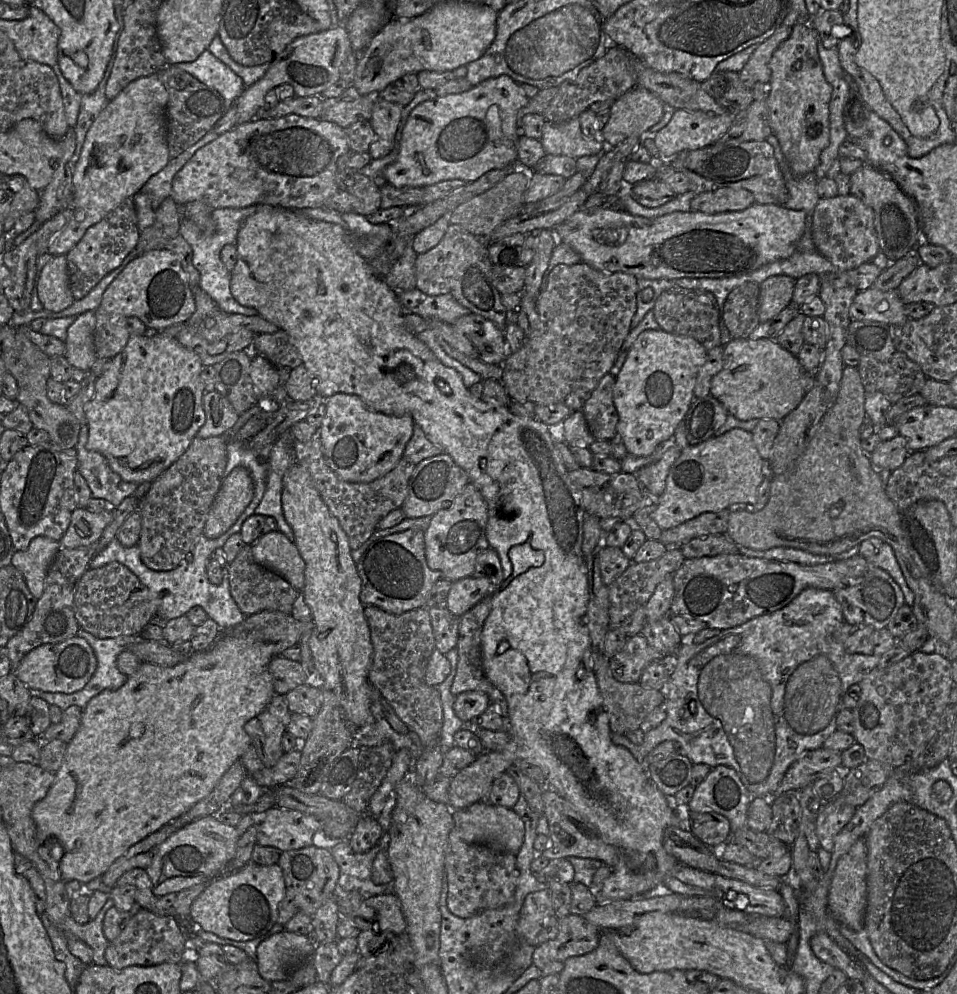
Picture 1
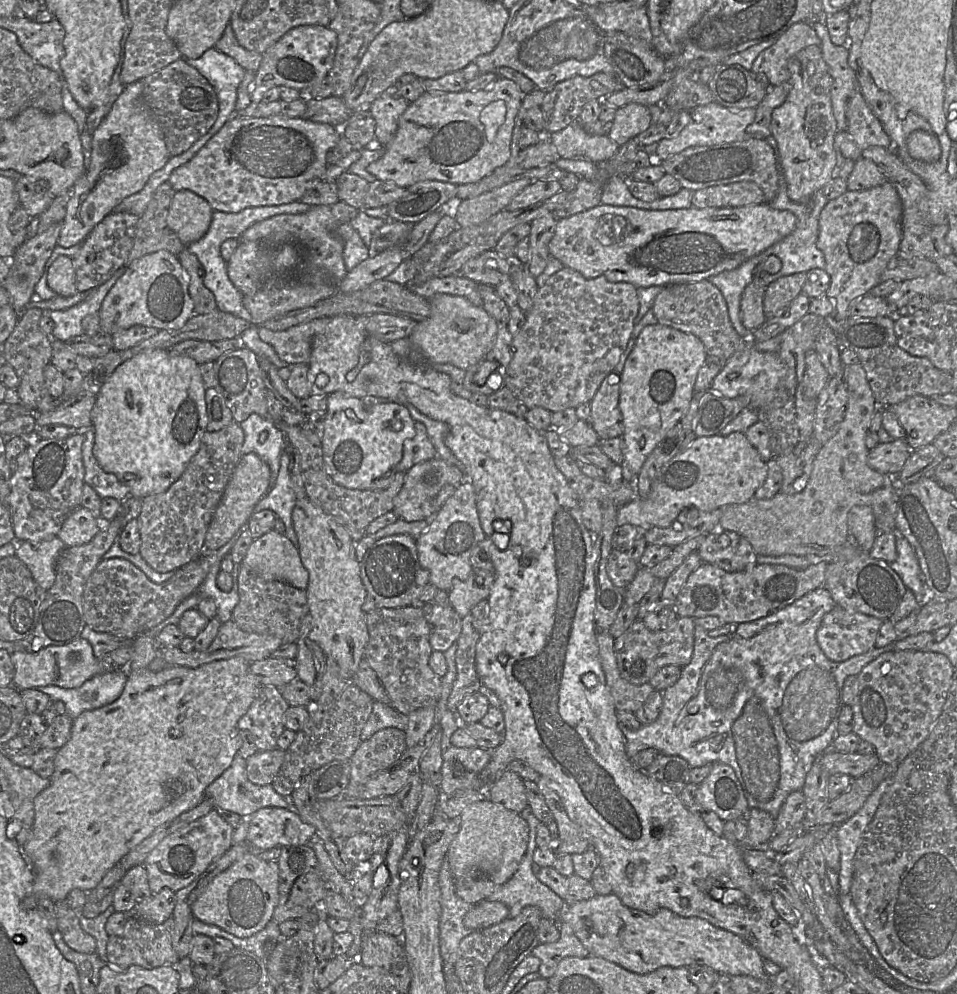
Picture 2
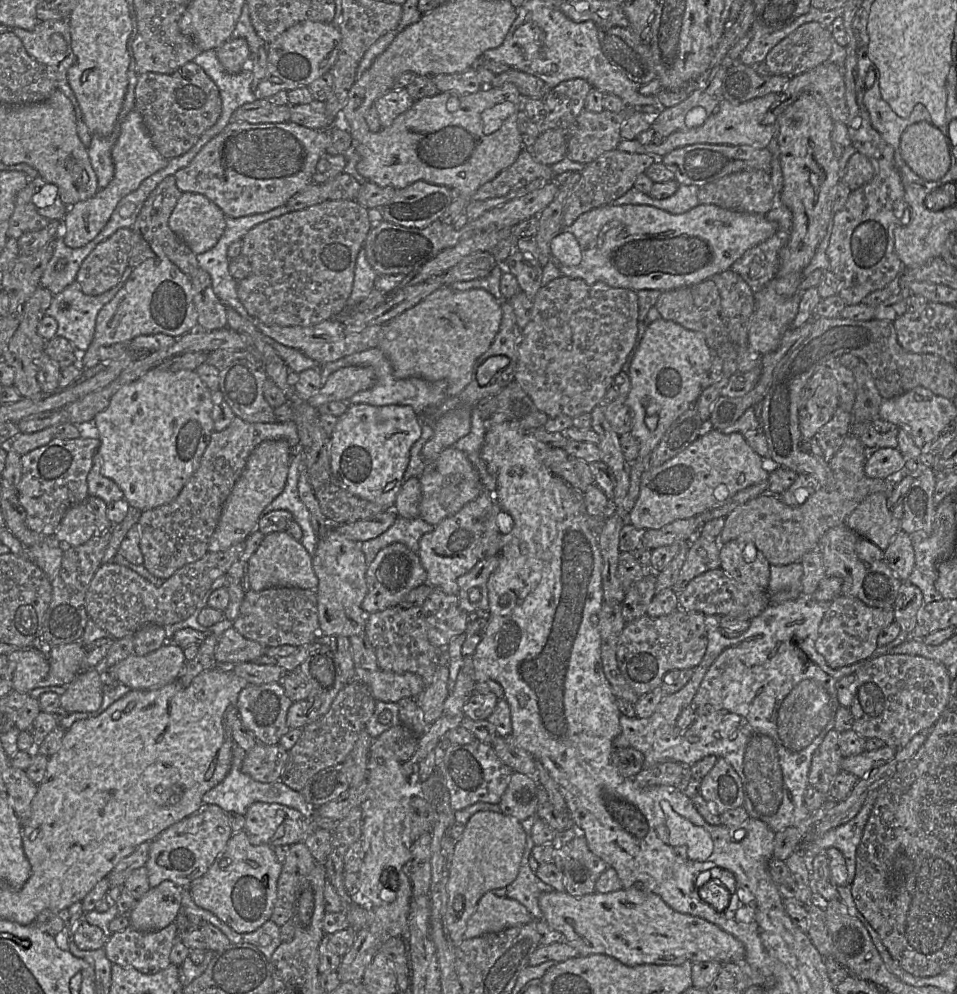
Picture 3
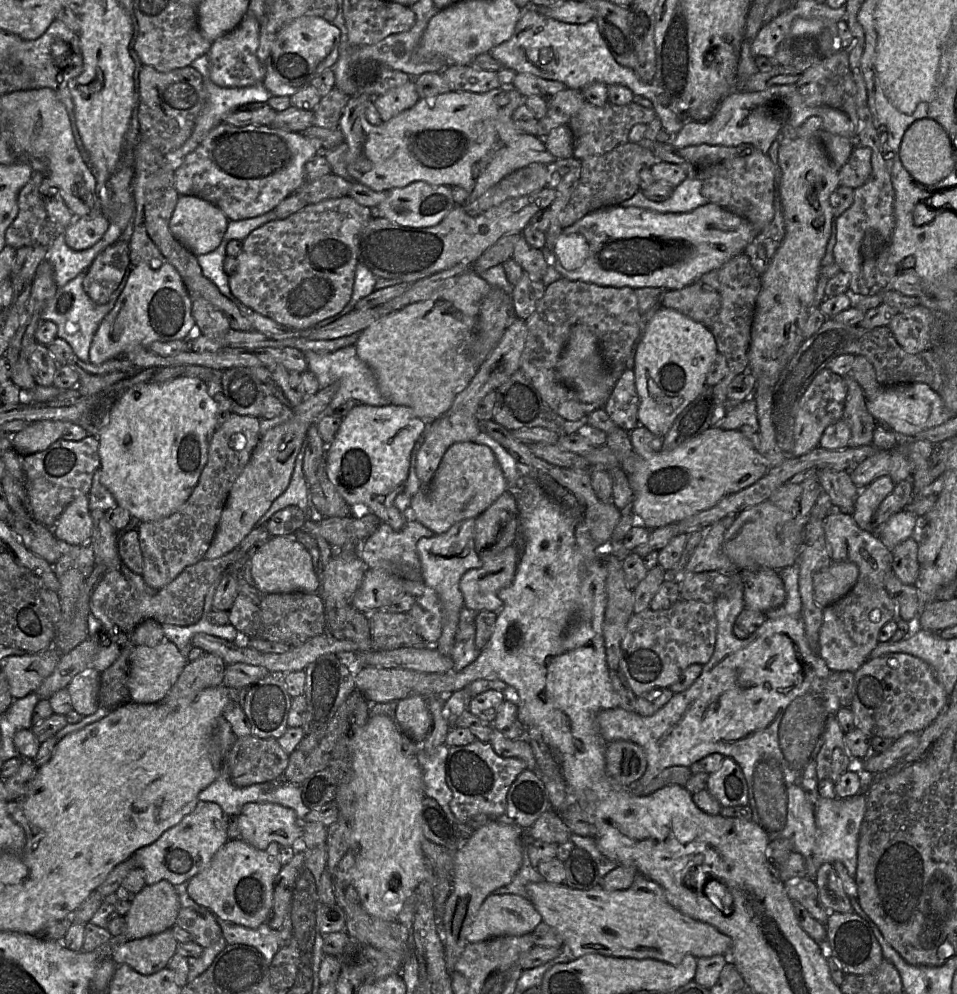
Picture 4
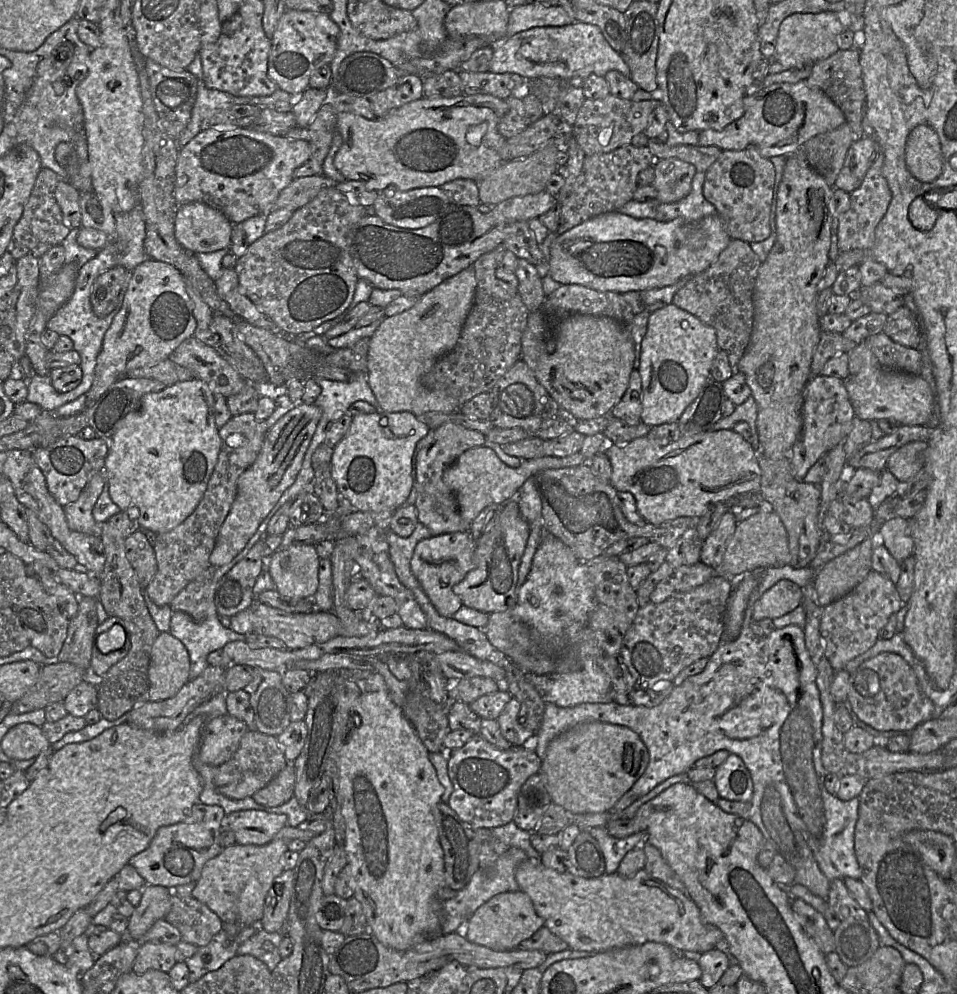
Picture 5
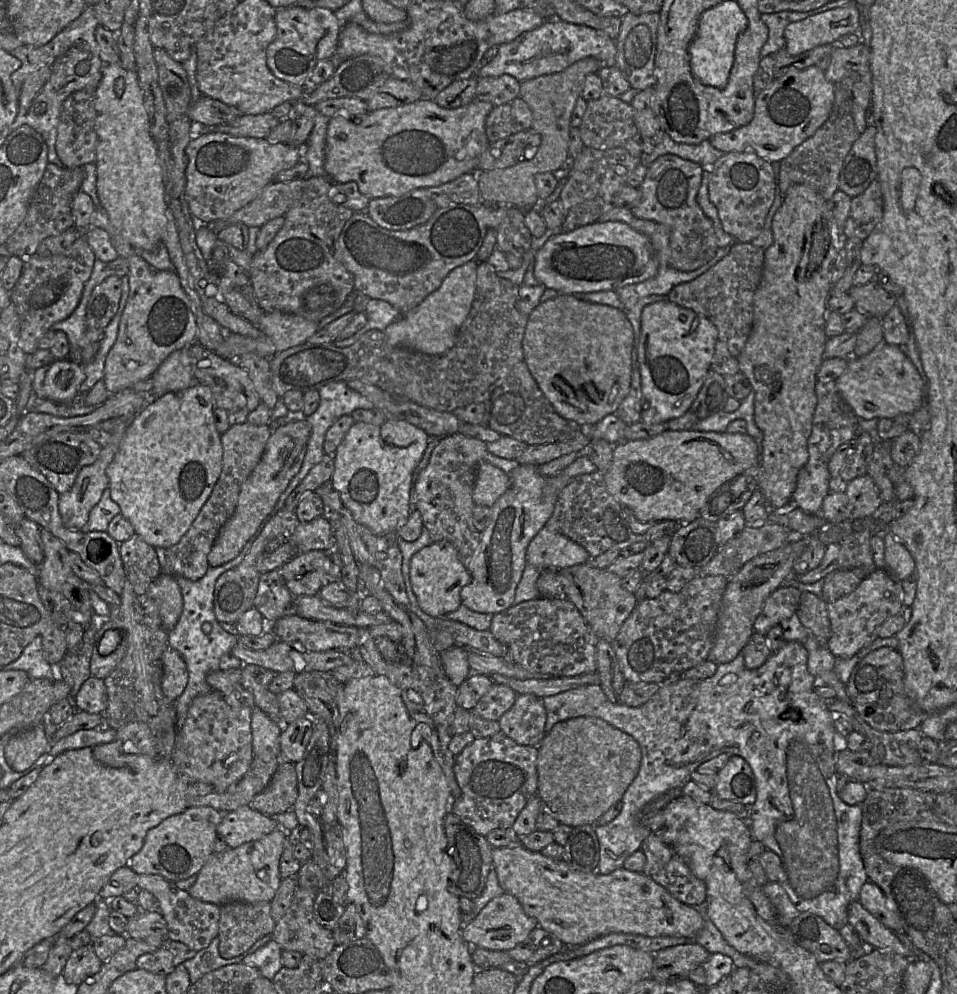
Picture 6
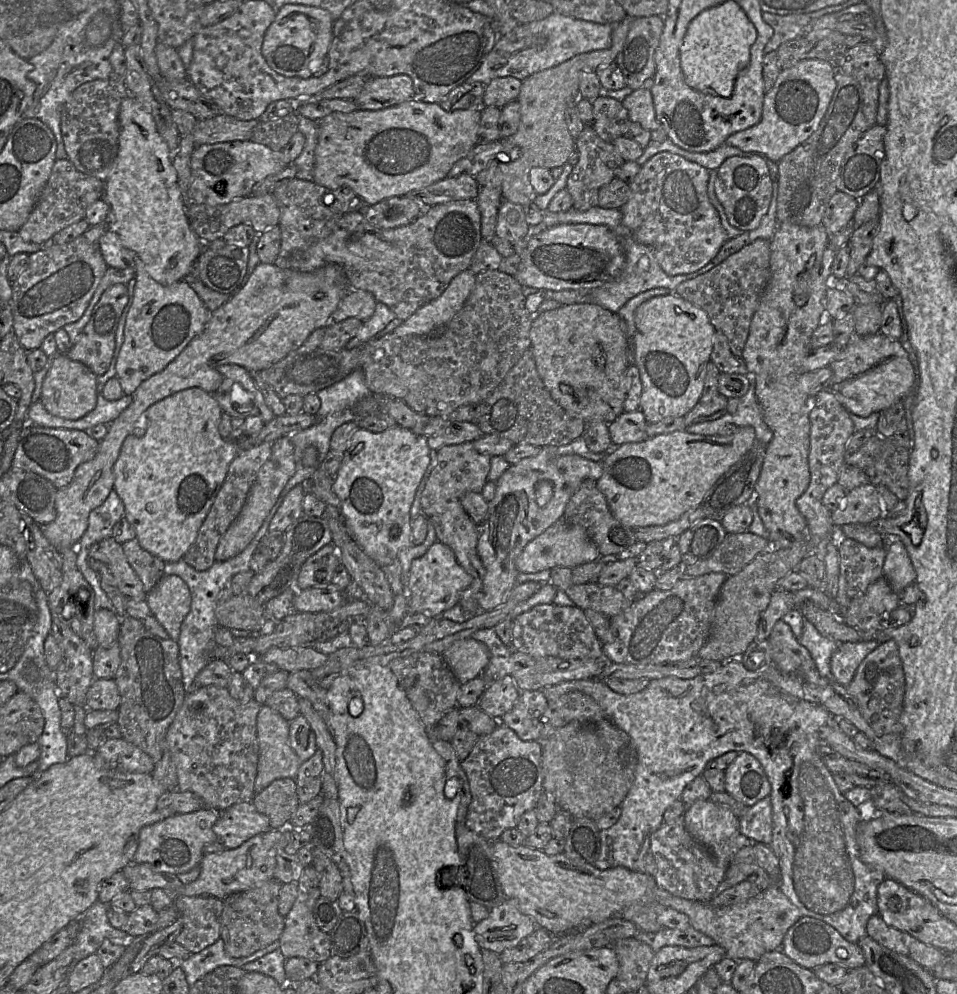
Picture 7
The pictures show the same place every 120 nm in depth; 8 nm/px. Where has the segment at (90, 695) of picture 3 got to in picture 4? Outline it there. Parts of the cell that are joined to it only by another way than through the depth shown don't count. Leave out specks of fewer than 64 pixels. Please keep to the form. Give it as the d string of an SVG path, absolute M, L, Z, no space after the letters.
M94 668L76 675L67 686L73 710L82 716L92 715L100 708L101 673Z

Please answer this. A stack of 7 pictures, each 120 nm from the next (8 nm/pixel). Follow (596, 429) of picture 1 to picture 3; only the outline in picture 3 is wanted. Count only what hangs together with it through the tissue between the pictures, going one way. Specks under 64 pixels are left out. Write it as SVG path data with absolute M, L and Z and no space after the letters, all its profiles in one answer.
M620 372L615 382L607 390L599 403L612 429L618 434L630 433L632 426L632 409L627 404L631 382L626 372Z

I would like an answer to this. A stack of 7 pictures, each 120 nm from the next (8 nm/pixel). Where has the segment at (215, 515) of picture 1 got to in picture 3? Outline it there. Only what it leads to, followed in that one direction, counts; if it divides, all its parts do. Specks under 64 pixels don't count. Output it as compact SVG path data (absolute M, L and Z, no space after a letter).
M284 439L265 440L253 449L243 472L224 503L217 527L208 544L208 552L225 551L245 541L251 532L257 530L262 511L285 488L291 461L292 449Z

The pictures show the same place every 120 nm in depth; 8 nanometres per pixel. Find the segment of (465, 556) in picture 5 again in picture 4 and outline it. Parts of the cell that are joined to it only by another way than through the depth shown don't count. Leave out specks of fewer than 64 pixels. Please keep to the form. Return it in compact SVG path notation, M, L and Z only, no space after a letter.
M465 519L454 524L444 533L419 539L416 546L421 562L422 580L435 590L441 601L442 633L434 646L446 656L450 656L452 653L460 610L464 607L459 581L466 571L480 568L482 565L480 553L476 551L474 546L474 530L475 519Z

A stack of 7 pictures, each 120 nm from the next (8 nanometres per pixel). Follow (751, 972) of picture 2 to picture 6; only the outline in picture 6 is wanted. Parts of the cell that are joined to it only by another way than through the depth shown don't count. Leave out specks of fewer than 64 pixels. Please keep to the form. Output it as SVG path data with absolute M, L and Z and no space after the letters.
M520 843L492 850L493 865L505 893L521 903L524 912L538 921L539 927L554 934L565 947L584 945L612 933L638 934L647 937L671 936L693 940L703 927L700 913L688 904L674 898L664 887L643 874L624 868L602 875L573 869L562 859L555 860L540 852L527 850Z

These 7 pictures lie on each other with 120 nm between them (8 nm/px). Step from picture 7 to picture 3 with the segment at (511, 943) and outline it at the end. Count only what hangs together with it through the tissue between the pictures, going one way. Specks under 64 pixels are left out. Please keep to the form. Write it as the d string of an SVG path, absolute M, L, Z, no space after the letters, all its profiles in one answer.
M493 891L484 894L469 920L463 939L524 925L535 921L527 908L514 899L498 897Z

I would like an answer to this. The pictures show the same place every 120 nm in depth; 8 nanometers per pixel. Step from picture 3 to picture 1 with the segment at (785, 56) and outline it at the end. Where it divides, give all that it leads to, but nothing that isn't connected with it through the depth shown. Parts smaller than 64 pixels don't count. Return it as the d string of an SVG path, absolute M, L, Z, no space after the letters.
M780 26L771 37L757 46L739 72L740 80L746 88L752 89L757 82L768 86L771 79L770 59L778 46L789 37L791 29L792 27Z

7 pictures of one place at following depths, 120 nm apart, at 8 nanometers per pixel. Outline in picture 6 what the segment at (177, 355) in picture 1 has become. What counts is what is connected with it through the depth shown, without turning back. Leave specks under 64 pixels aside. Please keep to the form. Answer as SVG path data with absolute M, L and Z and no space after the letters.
M205 384L149 399L130 421L117 454L107 467L112 500L120 506L121 514L133 525L135 533L152 547L168 549L180 541L219 479L223 446L215 425L214 407L212 391Z

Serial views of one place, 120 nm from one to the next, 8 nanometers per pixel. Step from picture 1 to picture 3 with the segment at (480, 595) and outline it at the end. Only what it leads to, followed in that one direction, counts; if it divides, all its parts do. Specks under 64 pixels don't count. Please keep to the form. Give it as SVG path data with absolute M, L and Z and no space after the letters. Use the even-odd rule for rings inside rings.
M497 555L479 560L477 564L465 575L457 579L458 593L457 598L459 607L466 613L470 614L477 610L489 612L489 599L487 582L491 574L496 570L499 564ZM472 588L478 588L481 592L481 598L476 603L469 601L469 591Z

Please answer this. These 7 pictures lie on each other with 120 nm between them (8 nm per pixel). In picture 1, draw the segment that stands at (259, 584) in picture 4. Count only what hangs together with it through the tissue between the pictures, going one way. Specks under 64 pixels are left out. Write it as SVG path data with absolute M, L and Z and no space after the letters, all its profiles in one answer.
M270 531L262 534L252 544L252 554L258 564L282 576L297 591L302 591L305 584L305 562L295 543L291 542L284 533Z

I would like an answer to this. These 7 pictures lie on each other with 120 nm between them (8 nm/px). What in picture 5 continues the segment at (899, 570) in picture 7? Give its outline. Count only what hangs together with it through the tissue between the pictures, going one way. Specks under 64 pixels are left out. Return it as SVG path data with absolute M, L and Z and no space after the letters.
M893 516L880 525L878 542L883 544L891 555L902 563L914 553L914 540L910 535L909 519Z

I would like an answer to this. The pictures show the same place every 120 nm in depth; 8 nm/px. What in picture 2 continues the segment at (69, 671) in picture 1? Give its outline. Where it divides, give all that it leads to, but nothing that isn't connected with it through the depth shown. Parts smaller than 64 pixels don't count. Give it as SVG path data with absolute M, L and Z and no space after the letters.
M82 638L64 646L48 646L38 652L13 652L11 661L14 666L12 685L18 690L43 686L79 688L95 675L118 669L109 660L98 660L93 653L92 645Z

